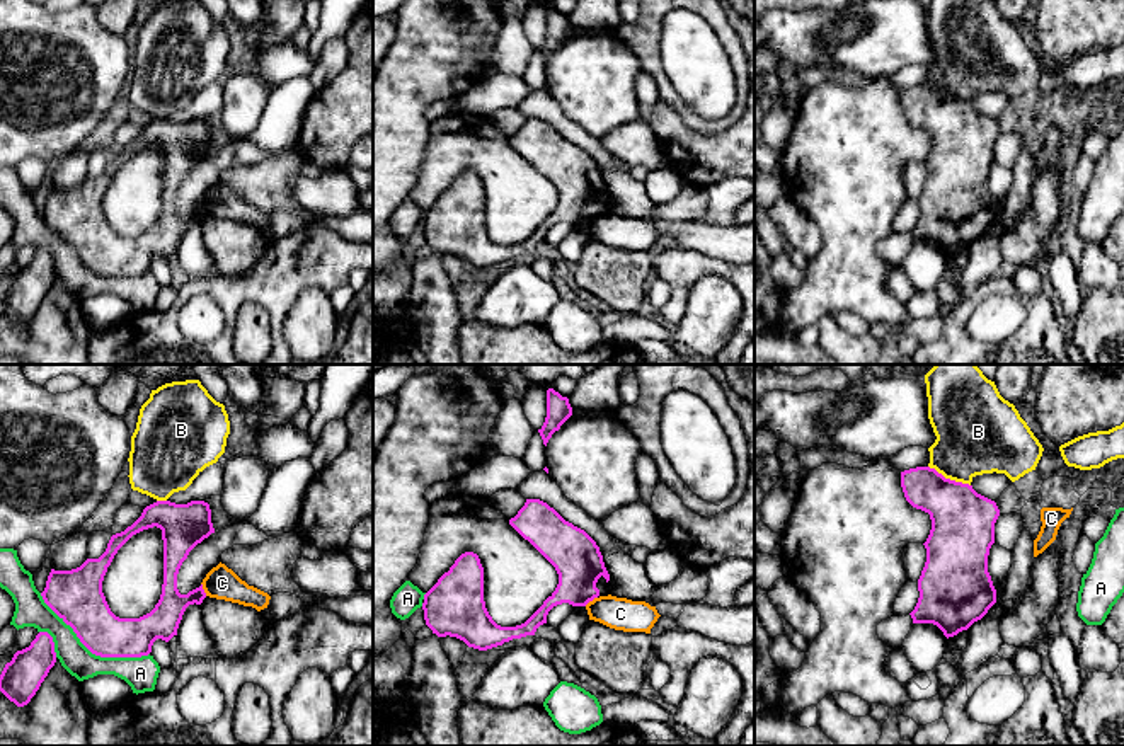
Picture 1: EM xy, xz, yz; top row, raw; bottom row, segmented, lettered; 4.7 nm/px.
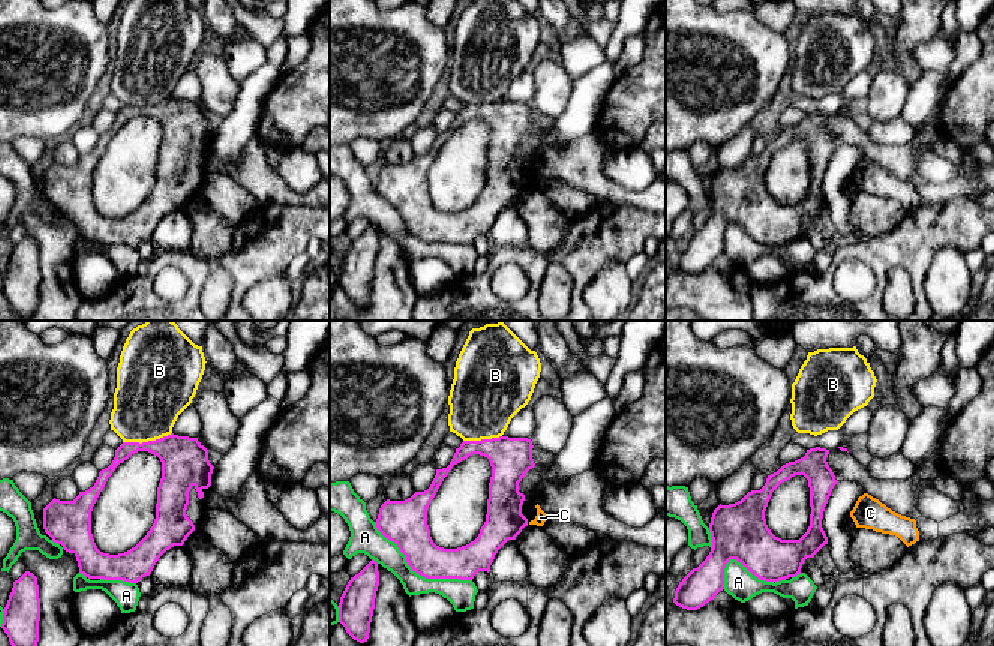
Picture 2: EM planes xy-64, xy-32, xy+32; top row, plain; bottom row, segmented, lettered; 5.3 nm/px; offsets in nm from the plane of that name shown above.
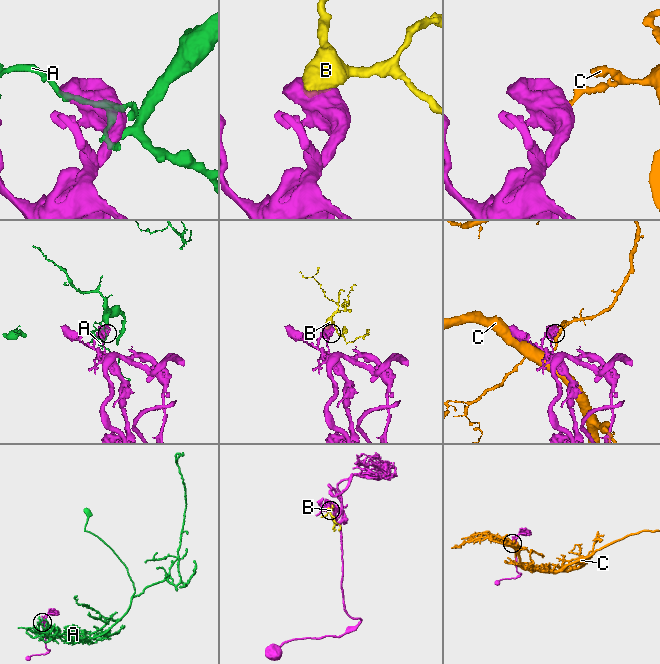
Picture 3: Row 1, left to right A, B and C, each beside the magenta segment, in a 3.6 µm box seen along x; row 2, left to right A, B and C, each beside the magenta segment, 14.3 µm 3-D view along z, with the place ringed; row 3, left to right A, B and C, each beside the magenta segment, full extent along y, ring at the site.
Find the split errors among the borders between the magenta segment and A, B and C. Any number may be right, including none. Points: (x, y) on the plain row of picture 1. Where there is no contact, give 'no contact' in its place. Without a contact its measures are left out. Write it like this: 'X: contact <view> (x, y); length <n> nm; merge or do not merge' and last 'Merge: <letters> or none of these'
A: contact xy (91, 269); length 600 nm; do not merge
B: contact yz (949, 97); length 220 nm; do not merge
C: contact xy (203, 208); length 70 nm; do not merge
Merge: none of these

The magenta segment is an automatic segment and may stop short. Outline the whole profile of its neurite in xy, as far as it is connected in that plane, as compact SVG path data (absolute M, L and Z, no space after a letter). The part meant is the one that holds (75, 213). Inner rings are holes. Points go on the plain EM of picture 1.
M157 119L124 150L111 155L99 177L87 177L72 189L51 187L41 211L44 221L73 247L80 261L100 276L141 276L157 257L169 261L189 223L206 216L203 203L187 213L177 208L177 192L189 170L215 152L204 119L175 123ZM160 146L163 158L163 203L155 227L140 237L116 235L102 211L102 199L118 169L136 152Z

